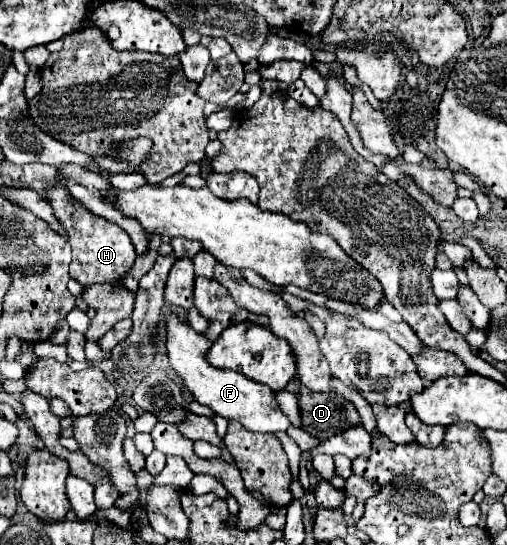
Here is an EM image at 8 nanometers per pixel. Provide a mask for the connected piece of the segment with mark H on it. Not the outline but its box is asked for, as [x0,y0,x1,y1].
[49,175,137,287]

